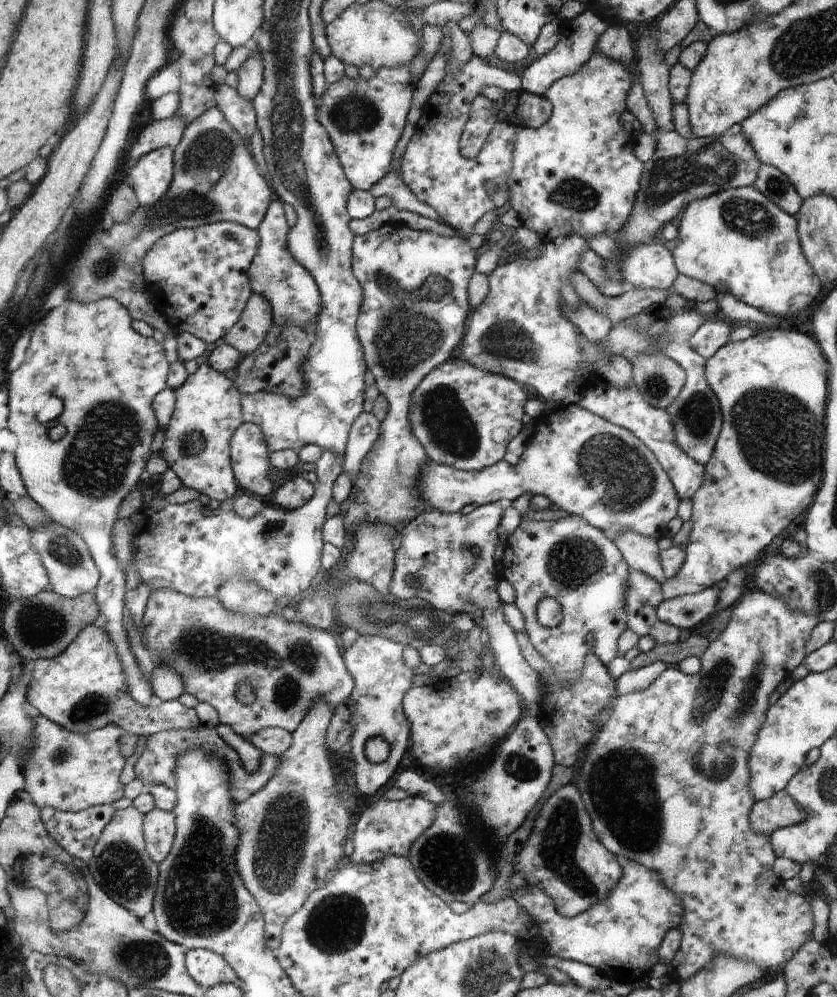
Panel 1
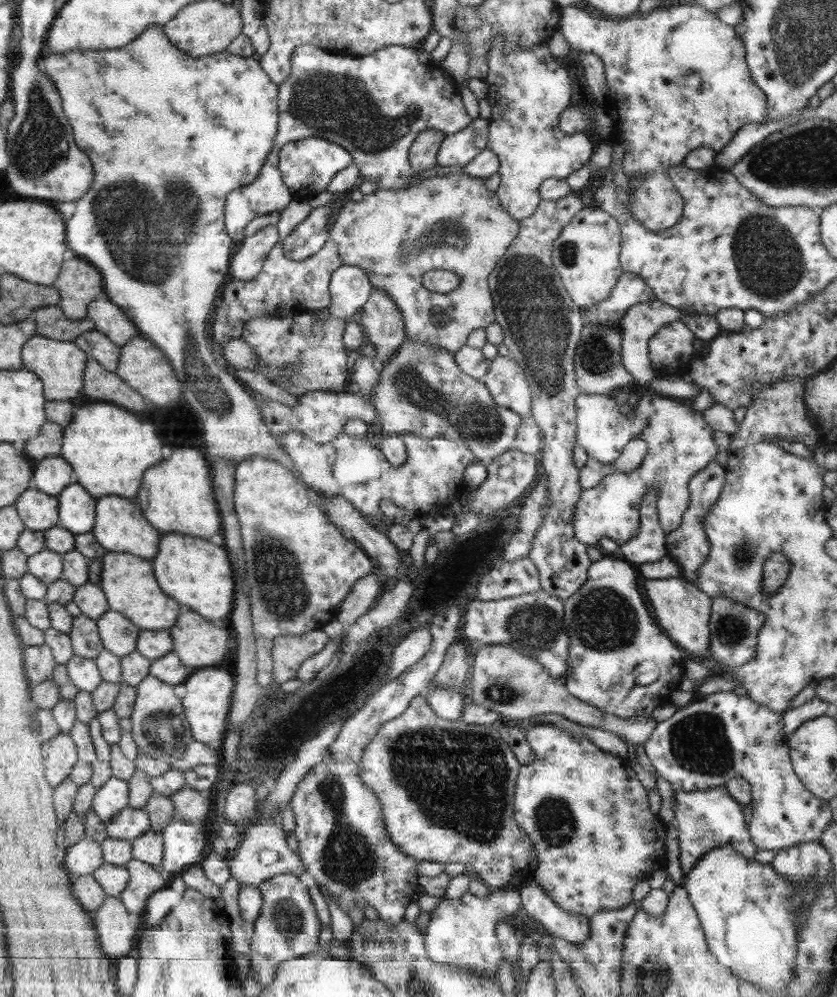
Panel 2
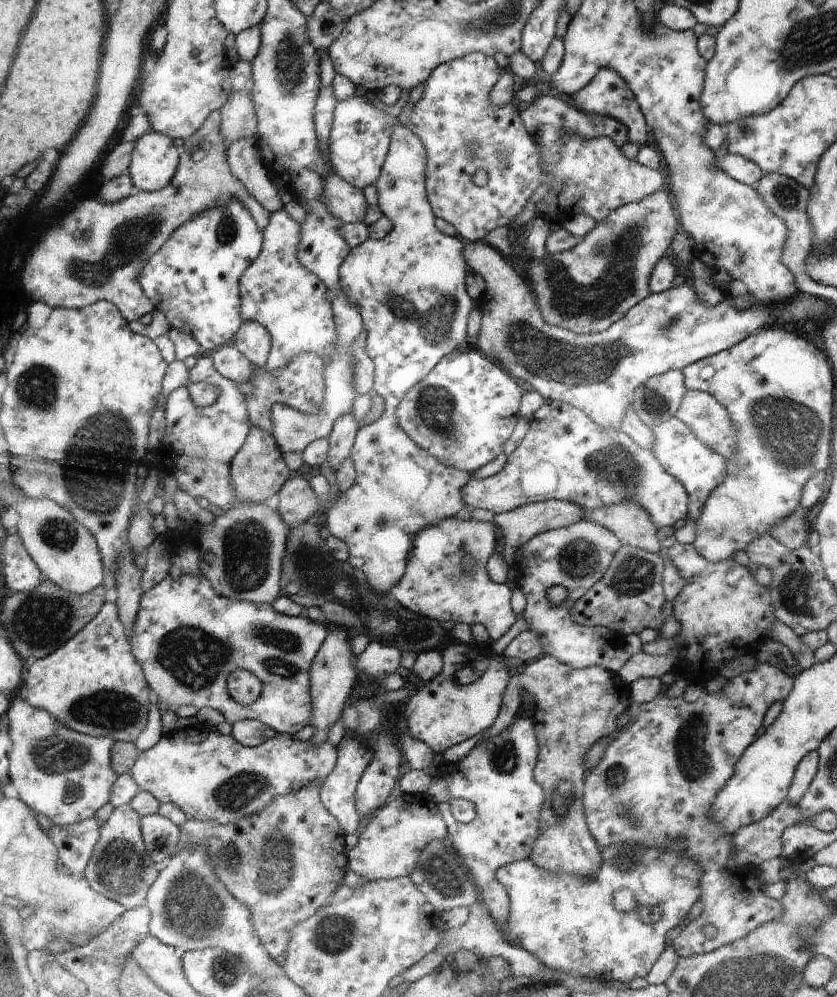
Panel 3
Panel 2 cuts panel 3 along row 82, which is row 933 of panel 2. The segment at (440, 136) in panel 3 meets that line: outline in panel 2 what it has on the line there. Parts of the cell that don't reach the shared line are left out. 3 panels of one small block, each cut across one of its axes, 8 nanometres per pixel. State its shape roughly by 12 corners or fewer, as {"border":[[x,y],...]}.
{"border":[[516,886],[488,898],[444,896],[429,912],[427,957],[495,978],[506,960],[496,925]]}

